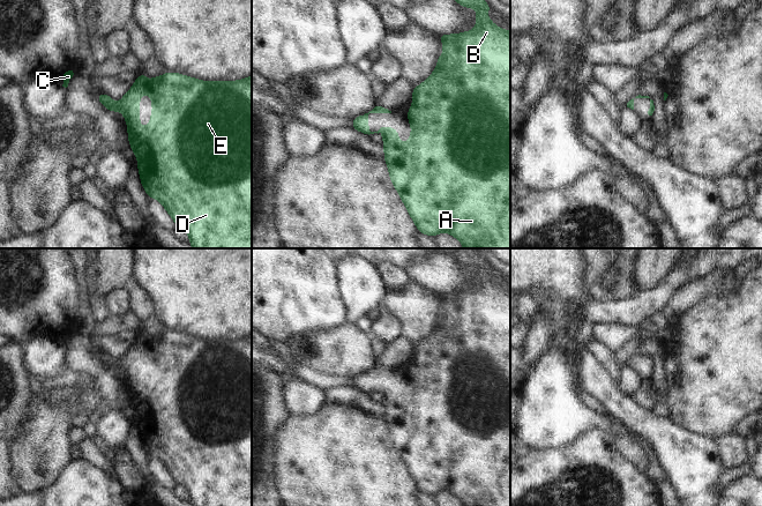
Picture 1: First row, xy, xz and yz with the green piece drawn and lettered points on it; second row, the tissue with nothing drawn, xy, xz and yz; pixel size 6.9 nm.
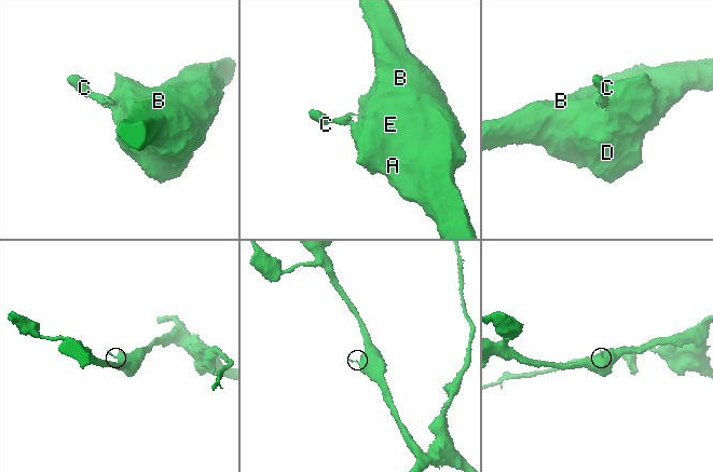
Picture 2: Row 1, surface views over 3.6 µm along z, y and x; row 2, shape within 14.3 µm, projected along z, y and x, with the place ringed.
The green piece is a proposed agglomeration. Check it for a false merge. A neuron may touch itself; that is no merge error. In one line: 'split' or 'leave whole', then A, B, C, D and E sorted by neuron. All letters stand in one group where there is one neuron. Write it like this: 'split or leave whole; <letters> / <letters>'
leave whole; A B C D E

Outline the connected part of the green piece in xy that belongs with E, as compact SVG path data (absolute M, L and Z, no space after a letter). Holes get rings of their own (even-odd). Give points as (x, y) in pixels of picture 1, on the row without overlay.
M167 330L148 341L144 332L134 340L133 345L115 362L107 352L97 354L96 357L110 371L117 369L125 374L128 385L128 399L132 409L137 416L137 429L141 442L149 456L157 457L165 467L173 481L188 493L192 506L252 506L252 334L238 340L201 340L179 332ZM148 351L152 362L152 371L148 386L140 385L140 356Z

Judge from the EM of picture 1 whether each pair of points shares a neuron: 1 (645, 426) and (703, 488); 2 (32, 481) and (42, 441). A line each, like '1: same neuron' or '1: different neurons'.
1: same neuron
2: same neuron

